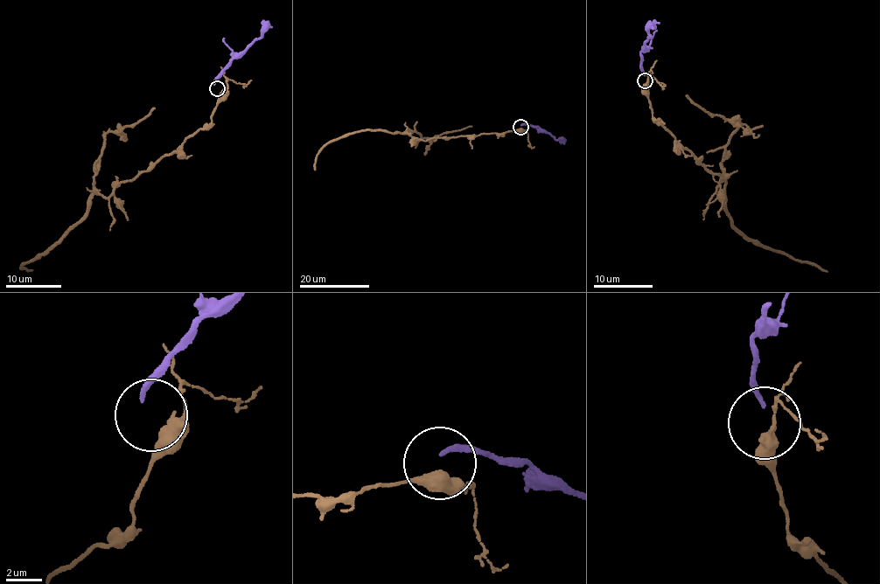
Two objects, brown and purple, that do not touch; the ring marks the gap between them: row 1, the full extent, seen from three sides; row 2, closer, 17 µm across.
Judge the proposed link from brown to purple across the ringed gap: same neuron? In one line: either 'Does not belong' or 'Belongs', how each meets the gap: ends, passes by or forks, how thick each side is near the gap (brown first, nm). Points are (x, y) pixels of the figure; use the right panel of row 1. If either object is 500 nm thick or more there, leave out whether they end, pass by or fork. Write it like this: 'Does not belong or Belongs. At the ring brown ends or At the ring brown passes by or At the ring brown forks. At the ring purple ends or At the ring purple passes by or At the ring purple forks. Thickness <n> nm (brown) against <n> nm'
Does not belong. At the ring brown passes by. At the ring purple ends. Thickness 480 nm (brown) against 240 nm

